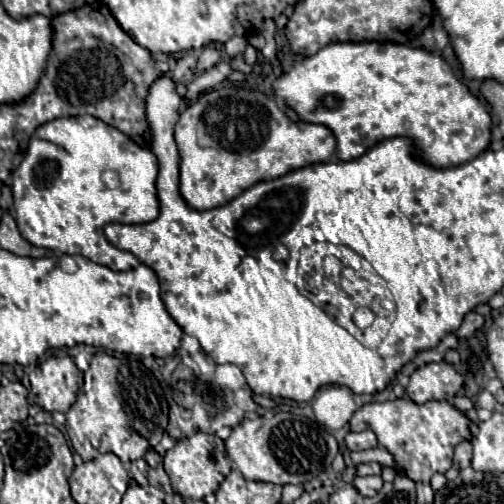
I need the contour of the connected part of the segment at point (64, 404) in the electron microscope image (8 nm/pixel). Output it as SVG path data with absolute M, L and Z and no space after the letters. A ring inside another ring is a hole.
M49 357L29 373L30 400L45 411L65 413L77 399L83 372L71 357Z

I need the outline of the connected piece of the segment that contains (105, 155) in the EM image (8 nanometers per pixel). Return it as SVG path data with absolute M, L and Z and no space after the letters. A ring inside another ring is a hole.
M83 115L83 117L65 117L41 125L27 147L27 155L21 165L12 172L13 217L19 225L21 235L35 247L45 247L56 256L83 255L99 265L105 265L113 271L129 271L139 267L135 255L129 251L119 251L113 247L103 227L107 223L149 223L159 215L157 199L157 181L159 163L157 157L139 147L119 129L107 125L105 121Z

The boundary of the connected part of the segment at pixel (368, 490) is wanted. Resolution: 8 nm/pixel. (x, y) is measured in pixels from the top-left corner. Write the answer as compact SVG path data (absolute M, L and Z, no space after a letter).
M373 475L373 477L355 477L353 485L357 487L357 491L363 497L375 497L379 493L379 489L383 487L383 479L377 477L377 475Z

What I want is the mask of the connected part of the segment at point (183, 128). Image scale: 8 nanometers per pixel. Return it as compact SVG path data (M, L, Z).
M223 87L203 93L195 103L191 103L177 121L175 141L181 155L181 195L193 209L199 211L221 207L259 181L277 179L305 165L327 163L333 159L337 147L333 133L325 125L313 125L303 121L293 123L277 107L273 97L267 97L259 91L235 87Z

